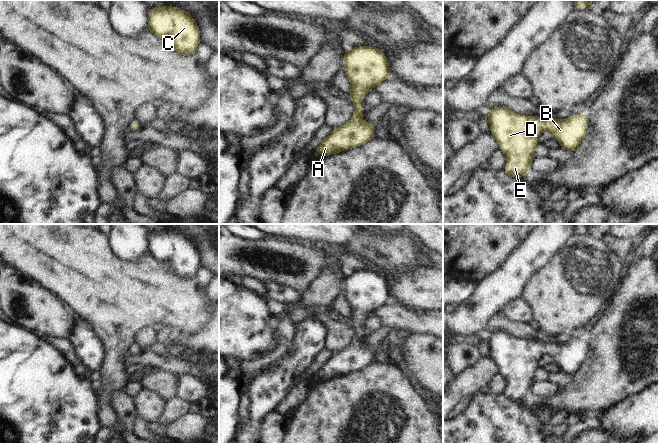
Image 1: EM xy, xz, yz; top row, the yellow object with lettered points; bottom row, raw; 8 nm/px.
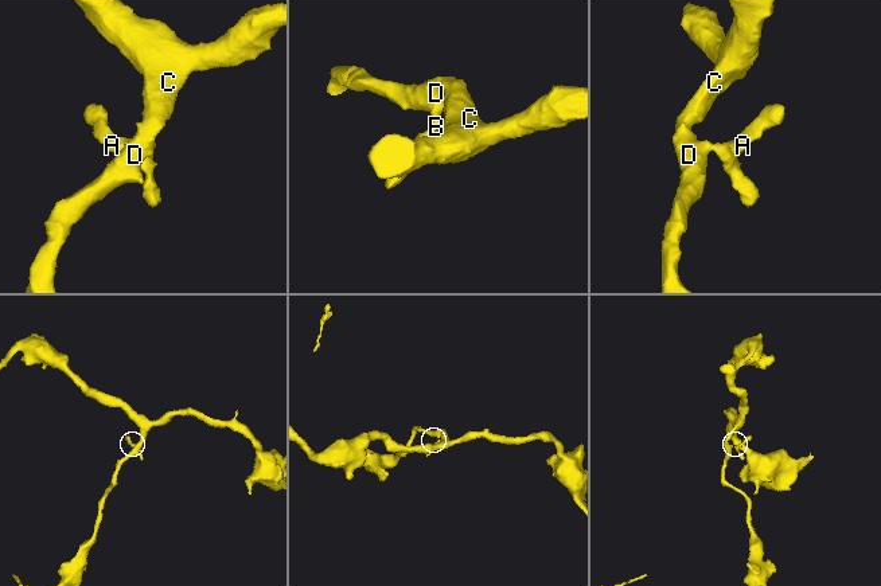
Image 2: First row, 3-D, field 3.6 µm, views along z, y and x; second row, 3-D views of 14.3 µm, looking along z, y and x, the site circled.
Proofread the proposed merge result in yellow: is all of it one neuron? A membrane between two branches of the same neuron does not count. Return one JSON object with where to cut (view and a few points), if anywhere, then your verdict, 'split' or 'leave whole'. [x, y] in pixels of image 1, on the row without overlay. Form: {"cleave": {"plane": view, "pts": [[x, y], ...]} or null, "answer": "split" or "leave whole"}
{"cleave": null, "answer": "leave whole"}

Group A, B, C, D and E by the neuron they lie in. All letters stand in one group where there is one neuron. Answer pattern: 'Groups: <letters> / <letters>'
Groups: A B C D E.

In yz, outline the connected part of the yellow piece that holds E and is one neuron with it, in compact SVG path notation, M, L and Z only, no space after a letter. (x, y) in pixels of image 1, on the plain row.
M498 330L487 337L491 358L499 373L507 379L504 396L513 402L530 397L534 373L540 357L550 354L564 373L575 376L584 363L588 353L586 337L572 339L566 344L557 342L546 345L538 339L534 341L519 339L508 332Z

